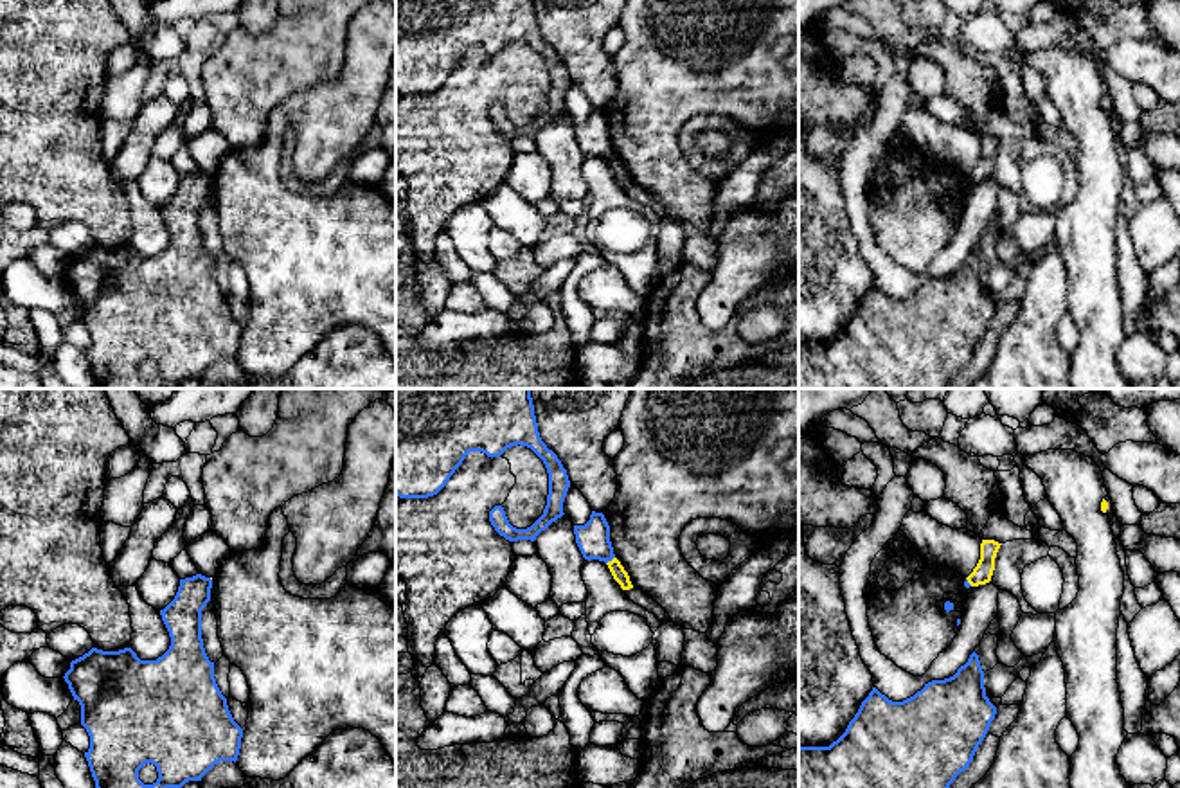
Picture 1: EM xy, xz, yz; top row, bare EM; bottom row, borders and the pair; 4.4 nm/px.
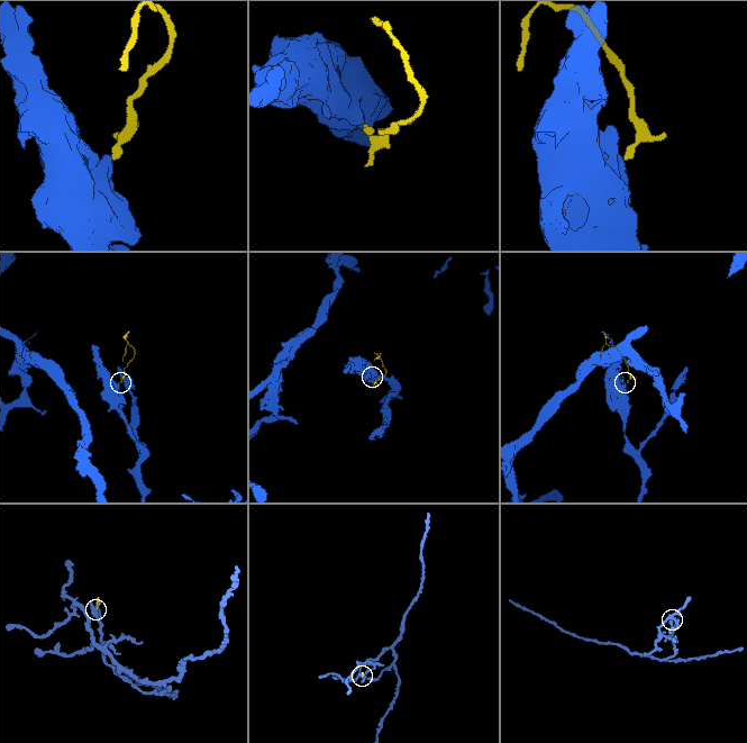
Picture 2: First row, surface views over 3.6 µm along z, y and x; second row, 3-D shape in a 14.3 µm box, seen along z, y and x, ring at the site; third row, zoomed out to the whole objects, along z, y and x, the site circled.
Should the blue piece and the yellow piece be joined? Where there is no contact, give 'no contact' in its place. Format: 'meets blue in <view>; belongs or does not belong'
meets blue in xz; does not belong

